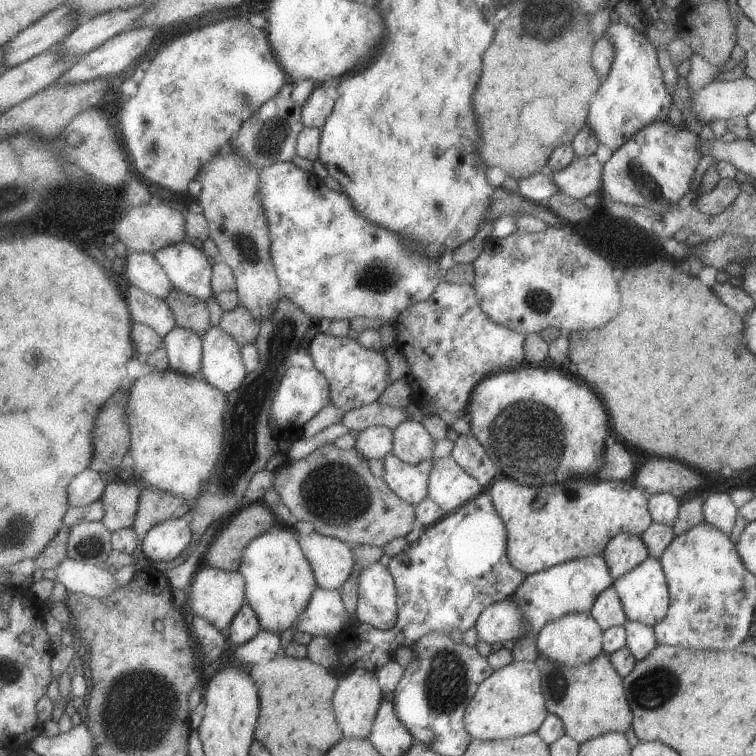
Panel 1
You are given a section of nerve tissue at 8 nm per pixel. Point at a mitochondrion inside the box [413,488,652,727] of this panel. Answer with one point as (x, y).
(446, 682)

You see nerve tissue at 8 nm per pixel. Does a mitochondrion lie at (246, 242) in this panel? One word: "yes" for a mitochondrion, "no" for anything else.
yes

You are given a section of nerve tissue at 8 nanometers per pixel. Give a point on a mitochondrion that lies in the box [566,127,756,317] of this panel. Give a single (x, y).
(643, 182)

